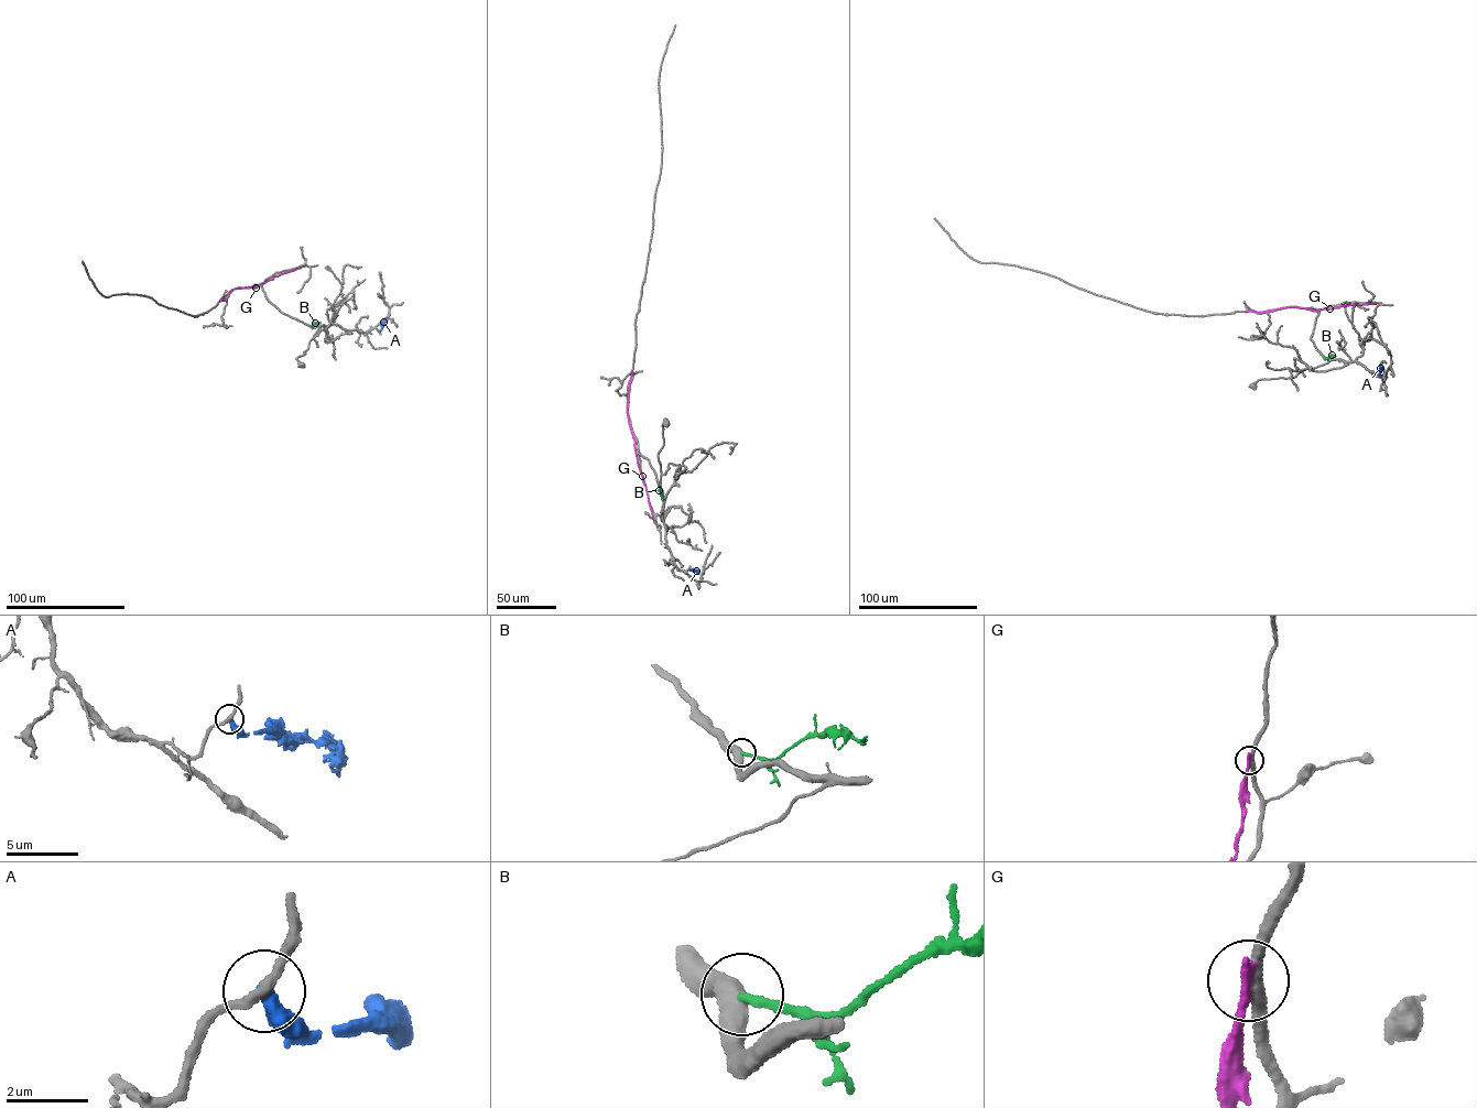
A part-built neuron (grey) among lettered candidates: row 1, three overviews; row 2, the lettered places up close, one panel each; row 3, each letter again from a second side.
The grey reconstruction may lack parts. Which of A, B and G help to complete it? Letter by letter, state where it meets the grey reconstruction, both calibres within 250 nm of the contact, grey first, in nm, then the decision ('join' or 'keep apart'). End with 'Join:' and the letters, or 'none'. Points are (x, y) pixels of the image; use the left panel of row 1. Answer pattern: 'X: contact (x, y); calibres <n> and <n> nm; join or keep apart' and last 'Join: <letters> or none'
A: contact (380, 330); calibres 240 and 440 nm; keep apart
B: contact (312, 326); calibres 460 and 190 nm; keep apart
G: contact (220, 301); calibres 300 and 300 nm; keep apart
Join: none

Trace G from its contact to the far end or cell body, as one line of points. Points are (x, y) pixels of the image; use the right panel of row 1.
G: (1246, 311), (1291, 306), (1315, 311), (1376, 303)

